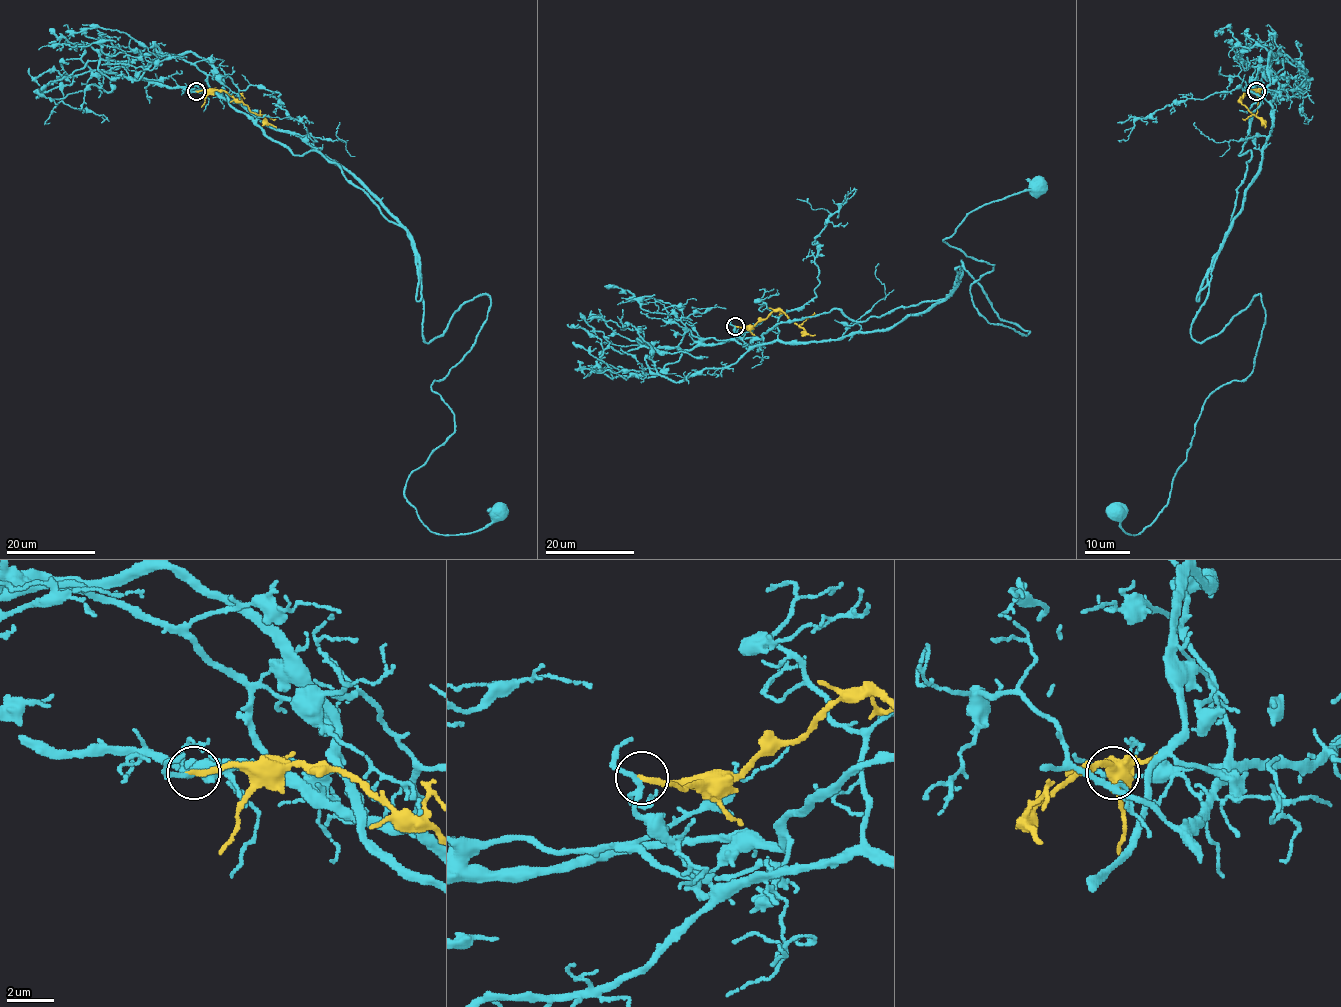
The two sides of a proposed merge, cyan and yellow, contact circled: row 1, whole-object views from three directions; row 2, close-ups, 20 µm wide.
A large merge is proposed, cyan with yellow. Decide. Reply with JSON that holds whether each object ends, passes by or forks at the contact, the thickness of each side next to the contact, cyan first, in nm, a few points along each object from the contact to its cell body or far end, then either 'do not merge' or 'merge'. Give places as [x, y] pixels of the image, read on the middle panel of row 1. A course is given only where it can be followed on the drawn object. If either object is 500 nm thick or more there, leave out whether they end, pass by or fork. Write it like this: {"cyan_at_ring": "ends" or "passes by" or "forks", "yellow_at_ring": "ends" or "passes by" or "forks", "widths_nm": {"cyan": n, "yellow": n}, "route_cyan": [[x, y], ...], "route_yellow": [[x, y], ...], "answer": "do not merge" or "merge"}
{"cyan_at_ring": "forks", "yellow_at_ring": "ends", "widths_nm": {"cyan": 170, "yellow": 240}, "route_cyan": [[735, 326], [749, 346], [889, 330], [961, 260], [1025, 335], [973, 302], [993, 265], [943, 240], [1039, 187]], "route_yellow": [[735, 326], [761, 322], [774, 311], [782, 311], [808, 333], [815, 334]], "answer": "do not merge"}

